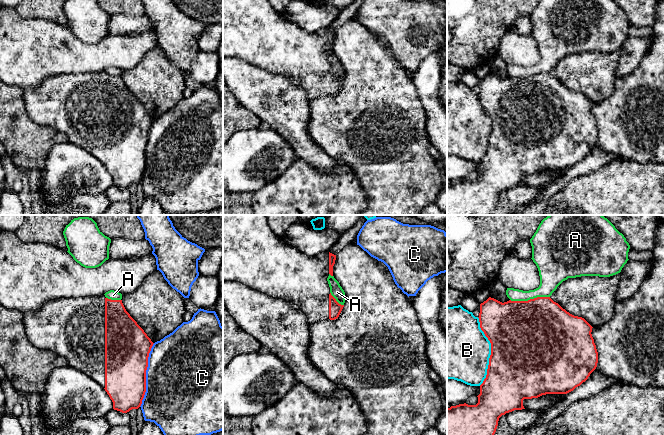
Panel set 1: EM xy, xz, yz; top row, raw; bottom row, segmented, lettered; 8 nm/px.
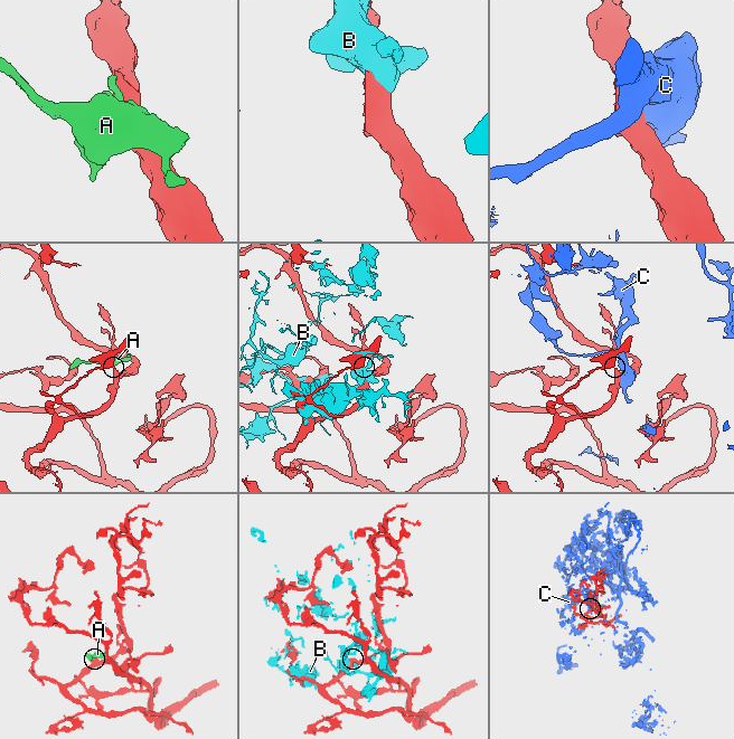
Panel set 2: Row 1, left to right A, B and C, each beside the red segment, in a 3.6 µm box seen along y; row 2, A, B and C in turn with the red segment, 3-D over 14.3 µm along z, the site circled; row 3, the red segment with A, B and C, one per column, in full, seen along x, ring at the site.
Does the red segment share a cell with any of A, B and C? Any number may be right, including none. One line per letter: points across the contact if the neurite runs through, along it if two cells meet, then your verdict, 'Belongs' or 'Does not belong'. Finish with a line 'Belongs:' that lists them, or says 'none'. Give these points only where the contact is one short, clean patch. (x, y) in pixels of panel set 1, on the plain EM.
A: Boundary: yz (549, 72), (537, 72), (527, 76), (510, 76). Does not belong
B: Does not belong
C: Does not belong
Belongs: none

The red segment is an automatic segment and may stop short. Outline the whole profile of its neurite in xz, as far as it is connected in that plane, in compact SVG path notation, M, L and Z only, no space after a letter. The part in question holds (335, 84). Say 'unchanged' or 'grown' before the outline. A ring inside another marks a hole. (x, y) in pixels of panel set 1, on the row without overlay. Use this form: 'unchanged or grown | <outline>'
grown | M223 0L223 57L240 58L270 73L298 81L307 92L309 101L337 95L344 83L331 71L327 57L329 51L333 52L335 36L336 31L330 28L322 28L317 32L301 29L276 12L268 0Z

